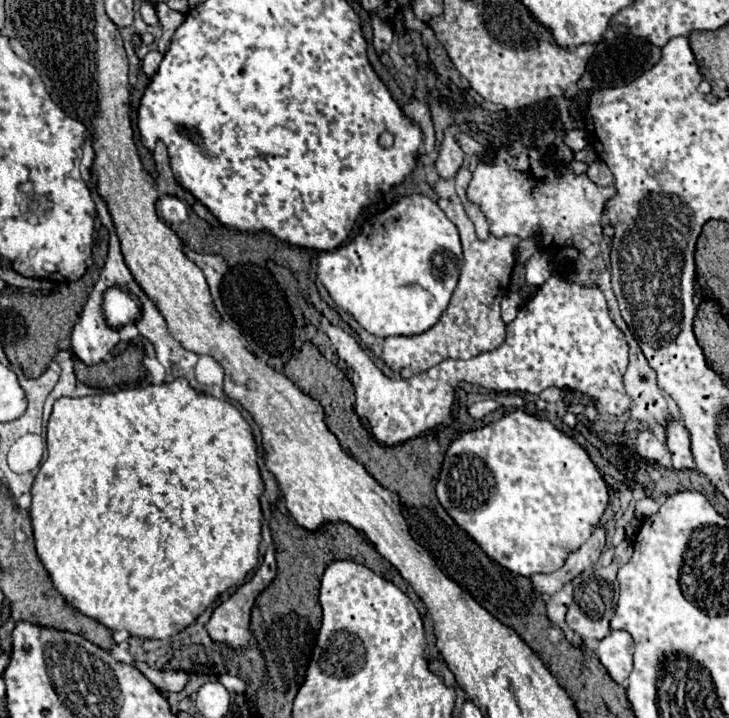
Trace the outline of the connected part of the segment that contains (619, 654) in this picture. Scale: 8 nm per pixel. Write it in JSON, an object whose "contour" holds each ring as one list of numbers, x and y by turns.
{"contour":[[617,630,617,632,611,632,609,636,605,636,595,650,599,662,603,664,603,668,609,672,609,676,617,684,623,684,631,674,633,648,635,648,635,642,633,642,631,634]]}

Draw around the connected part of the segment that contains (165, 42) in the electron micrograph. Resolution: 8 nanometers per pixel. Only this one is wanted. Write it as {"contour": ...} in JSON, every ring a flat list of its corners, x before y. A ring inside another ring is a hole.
{"contour":[[157,2,157,4,155,4,155,12,157,12,159,24,161,24,161,28,163,28,163,34,161,34,159,42,157,42,157,48,159,48,161,54,165,54,167,48,169,48,171,36,173,36,175,30,183,24,185,16,179,14,179,12,175,12,175,10,171,10,165,2]]}

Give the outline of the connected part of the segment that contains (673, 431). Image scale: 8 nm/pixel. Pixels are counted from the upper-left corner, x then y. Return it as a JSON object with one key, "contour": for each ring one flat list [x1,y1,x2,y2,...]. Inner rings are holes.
{"contour":[[671,420,667,426,667,446,673,456,673,468,675,470,685,470,685,468,695,468,693,456,691,456,691,442,689,442,689,432,679,420]]}

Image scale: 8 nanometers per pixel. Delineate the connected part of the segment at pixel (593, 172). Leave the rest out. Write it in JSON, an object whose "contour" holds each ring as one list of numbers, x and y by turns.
{"contour":[[595,160,595,162,589,166,587,176,589,176,593,182,597,182,599,186,607,186,607,184,613,182,613,174,611,174,611,170,607,168,607,164,605,164,603,160]]}

